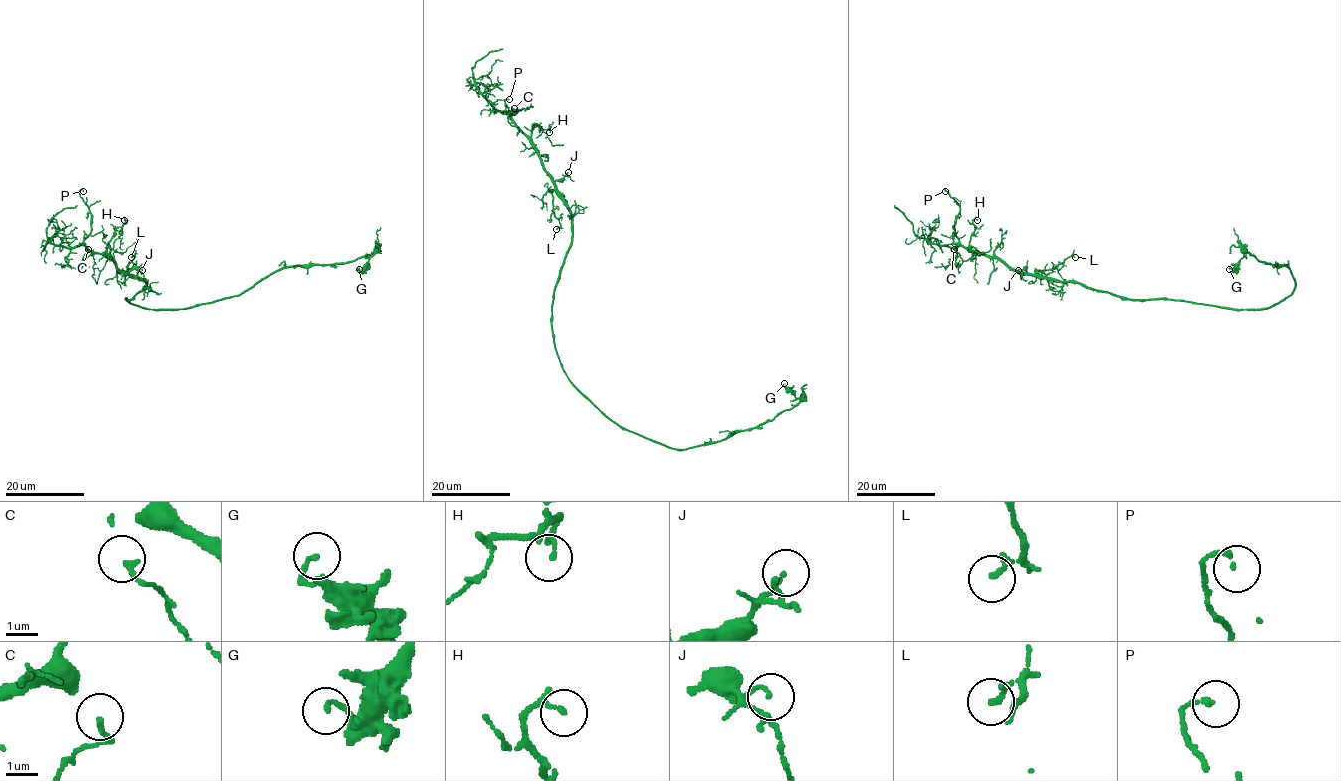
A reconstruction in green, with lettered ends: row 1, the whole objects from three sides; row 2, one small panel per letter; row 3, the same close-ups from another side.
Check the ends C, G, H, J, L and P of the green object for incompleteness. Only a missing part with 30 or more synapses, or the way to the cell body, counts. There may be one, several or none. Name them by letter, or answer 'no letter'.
no letter

